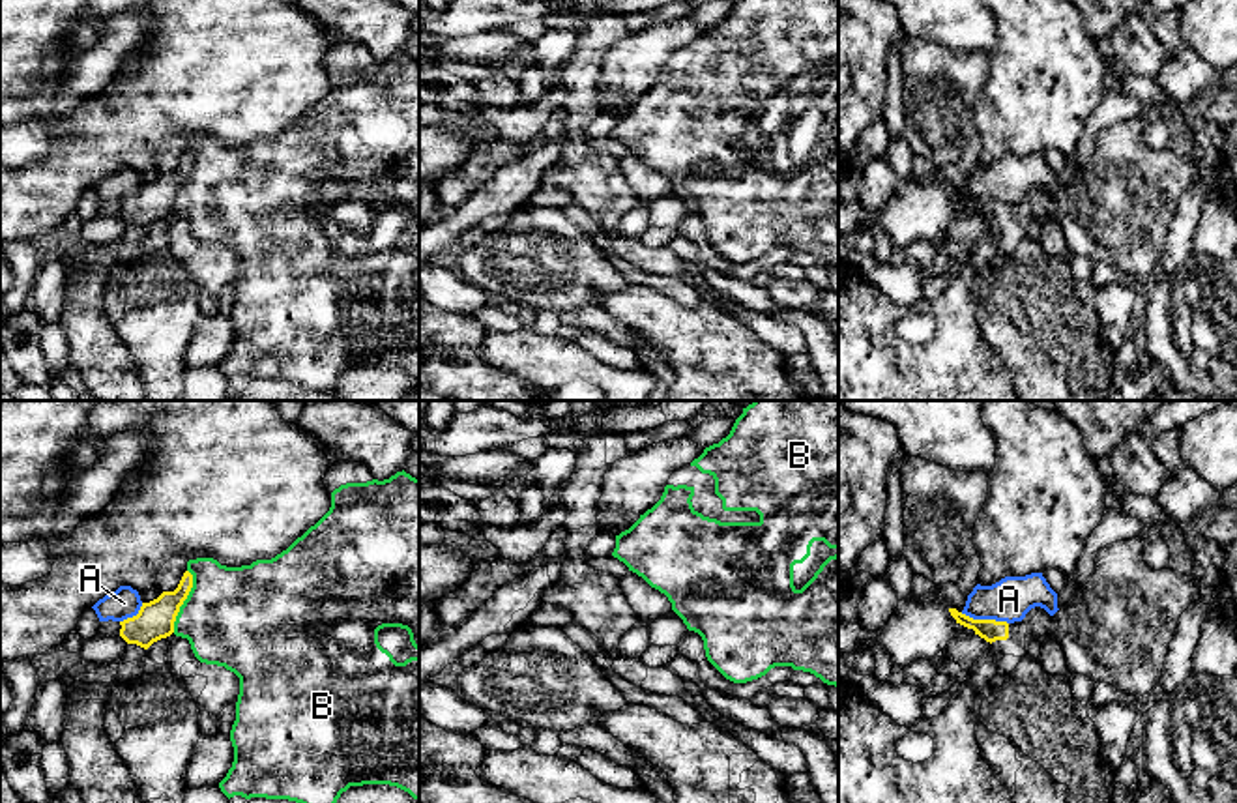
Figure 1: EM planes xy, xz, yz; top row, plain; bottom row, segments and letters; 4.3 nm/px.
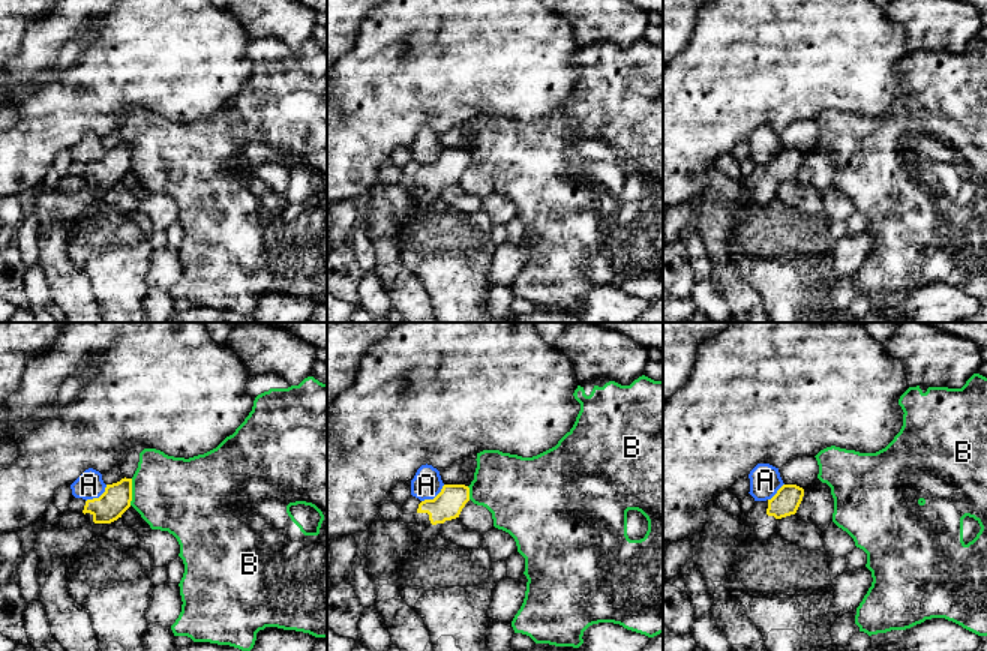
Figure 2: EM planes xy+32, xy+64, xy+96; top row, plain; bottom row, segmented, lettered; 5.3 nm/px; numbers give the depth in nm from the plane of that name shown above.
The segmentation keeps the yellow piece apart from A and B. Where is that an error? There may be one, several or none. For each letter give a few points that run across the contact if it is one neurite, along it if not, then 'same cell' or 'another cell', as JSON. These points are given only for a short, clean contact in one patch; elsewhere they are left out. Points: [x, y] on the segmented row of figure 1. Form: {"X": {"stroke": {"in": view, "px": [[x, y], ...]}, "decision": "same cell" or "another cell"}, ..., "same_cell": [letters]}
{"A": {"stroke": {"in": "yz", "px": [[960, 613], [972, 618], [994, 618], [1007, 624]]}, "decision": "another cell"}, "B": {"decision": "another cell"}, "same_cell": []}

